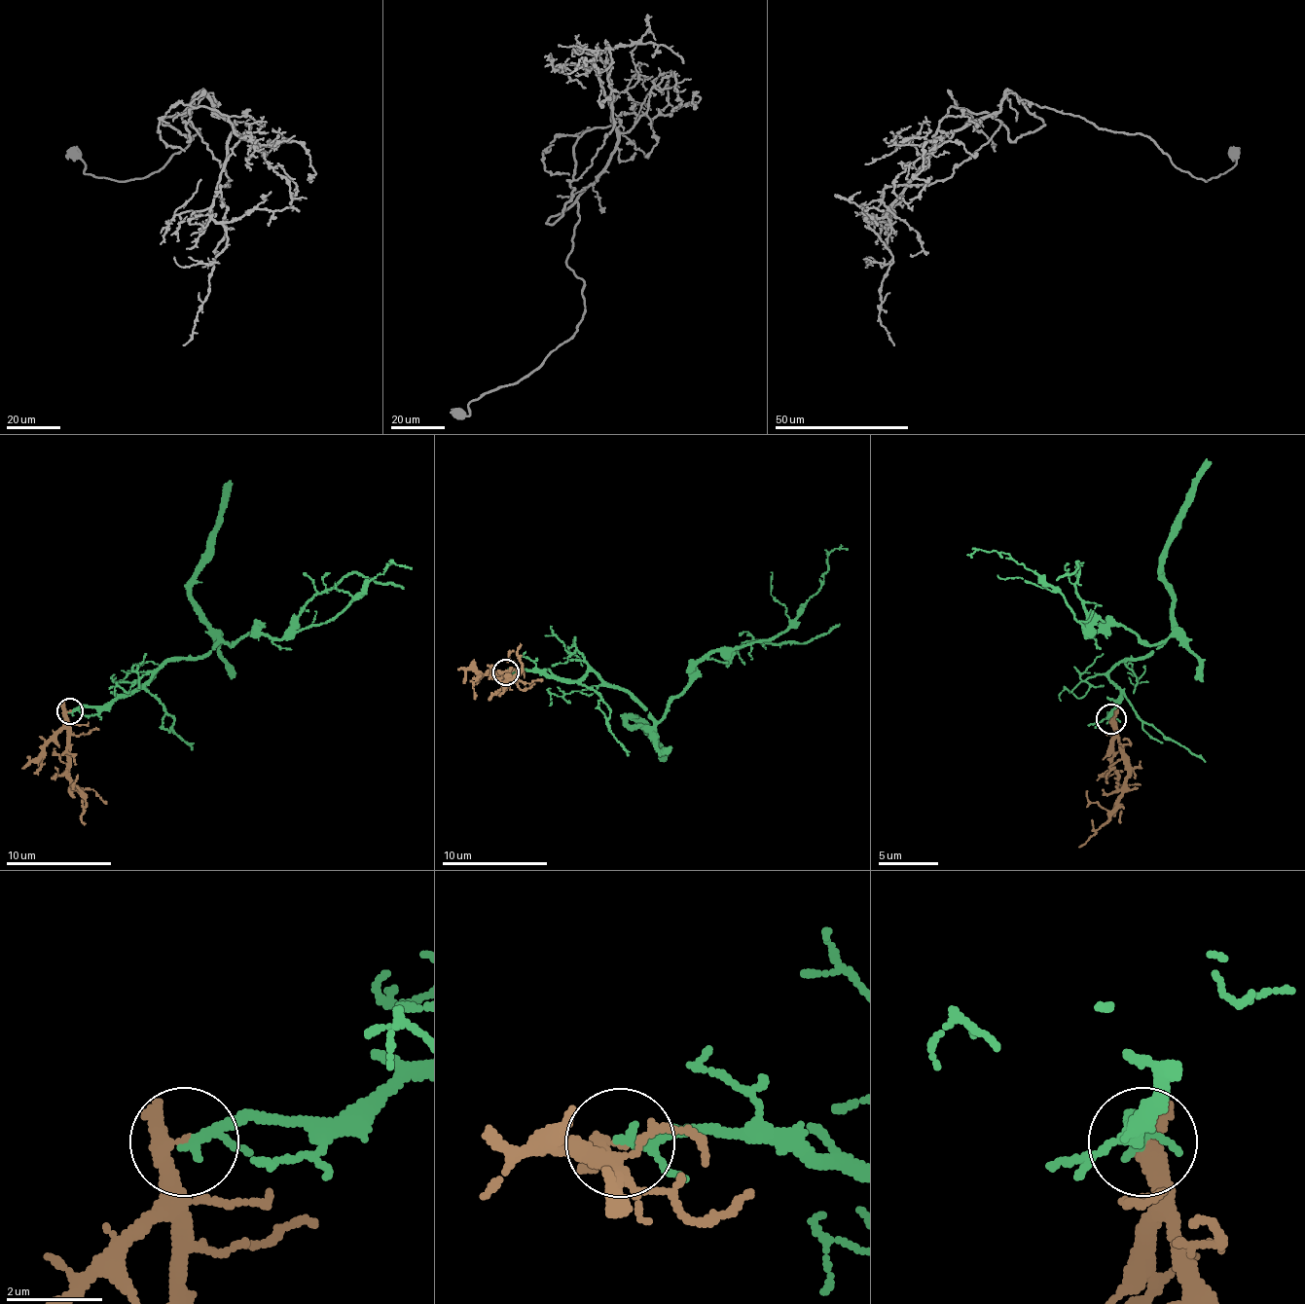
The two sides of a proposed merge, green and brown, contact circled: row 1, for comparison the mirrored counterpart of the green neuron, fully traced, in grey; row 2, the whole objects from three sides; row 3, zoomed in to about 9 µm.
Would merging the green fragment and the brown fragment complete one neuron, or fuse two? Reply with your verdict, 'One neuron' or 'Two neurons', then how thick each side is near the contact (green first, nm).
Two neurons. Thickness 180 nm (green) against 320 nm

